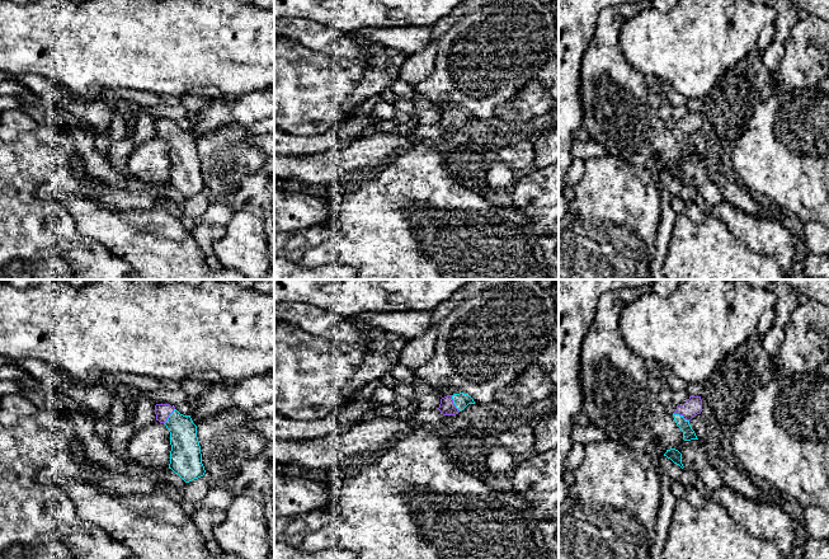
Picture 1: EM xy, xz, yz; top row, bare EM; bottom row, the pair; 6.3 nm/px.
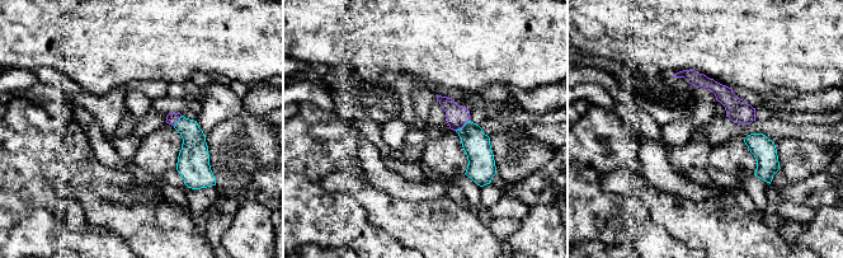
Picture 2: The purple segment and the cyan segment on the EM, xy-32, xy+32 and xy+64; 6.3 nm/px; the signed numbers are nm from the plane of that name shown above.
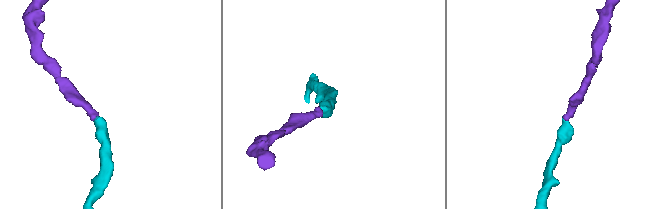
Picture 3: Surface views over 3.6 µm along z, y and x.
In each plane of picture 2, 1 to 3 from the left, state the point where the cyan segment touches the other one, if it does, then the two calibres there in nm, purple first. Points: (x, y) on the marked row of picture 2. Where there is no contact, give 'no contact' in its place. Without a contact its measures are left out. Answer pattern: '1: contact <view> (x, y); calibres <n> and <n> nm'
1: contact xy-32 (178, 120); calibres 80 and 180 nm
2: contact xy+32 (462, 126); calibres 140 and 170 nm
3: no contact

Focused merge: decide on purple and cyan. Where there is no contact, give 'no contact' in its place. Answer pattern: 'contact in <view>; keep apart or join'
contact in yz; join

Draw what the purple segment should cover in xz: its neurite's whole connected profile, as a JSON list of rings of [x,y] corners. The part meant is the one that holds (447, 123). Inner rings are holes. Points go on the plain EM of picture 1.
[[[460,108],[442,113],[438,125],[443,131],[456,131],[468,119],[475,119],[474,114],[467,109]]]

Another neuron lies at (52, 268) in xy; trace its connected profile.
[[[58,257],[39,263],[14,260],[0,269],[0,280],[77,280],[70,267]]]

